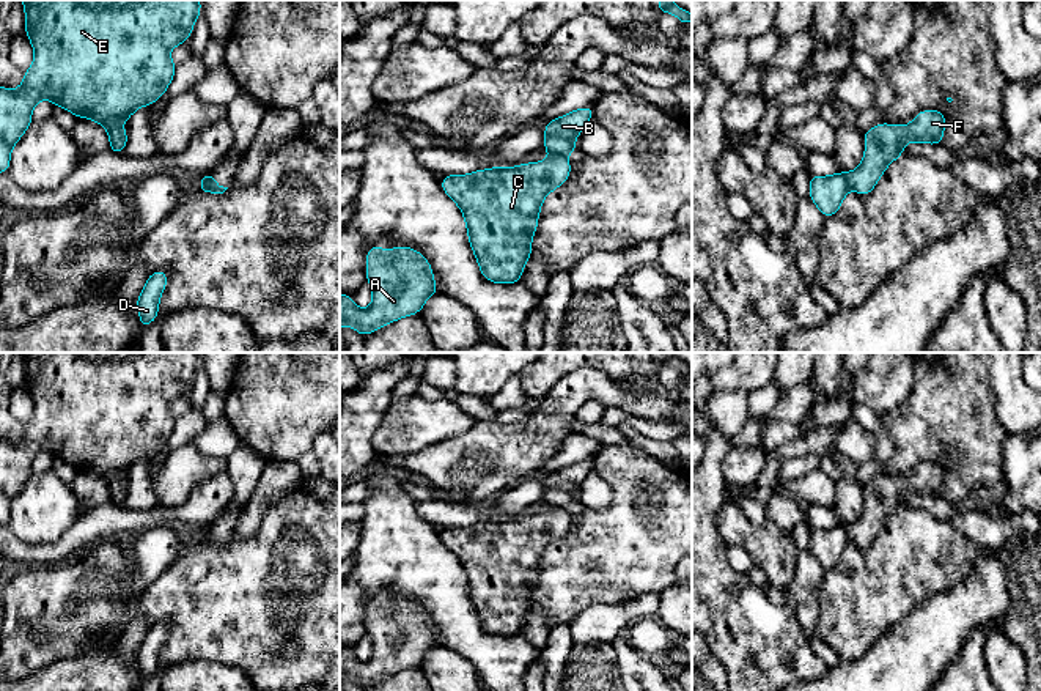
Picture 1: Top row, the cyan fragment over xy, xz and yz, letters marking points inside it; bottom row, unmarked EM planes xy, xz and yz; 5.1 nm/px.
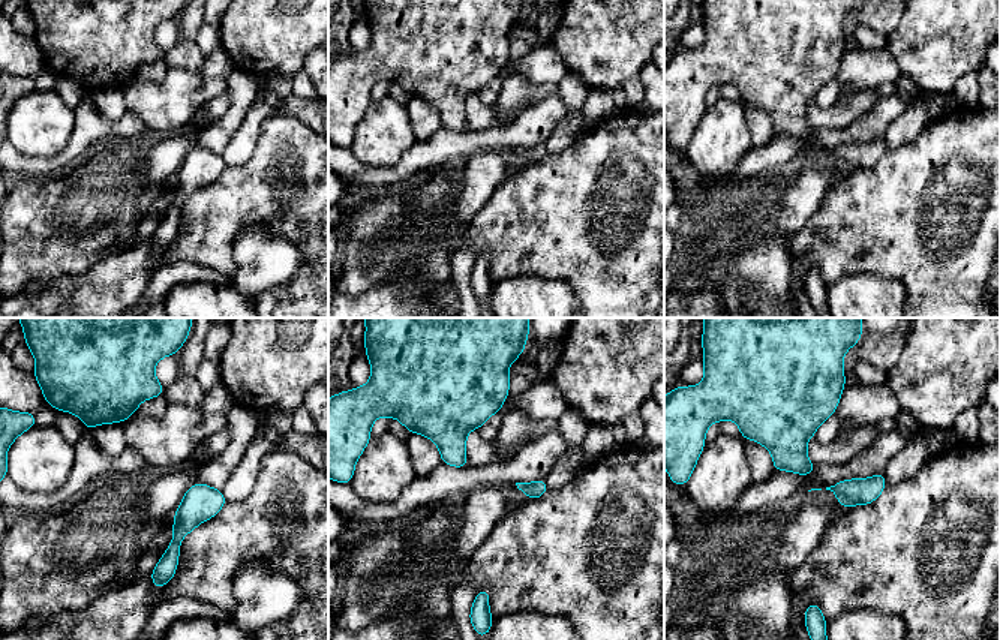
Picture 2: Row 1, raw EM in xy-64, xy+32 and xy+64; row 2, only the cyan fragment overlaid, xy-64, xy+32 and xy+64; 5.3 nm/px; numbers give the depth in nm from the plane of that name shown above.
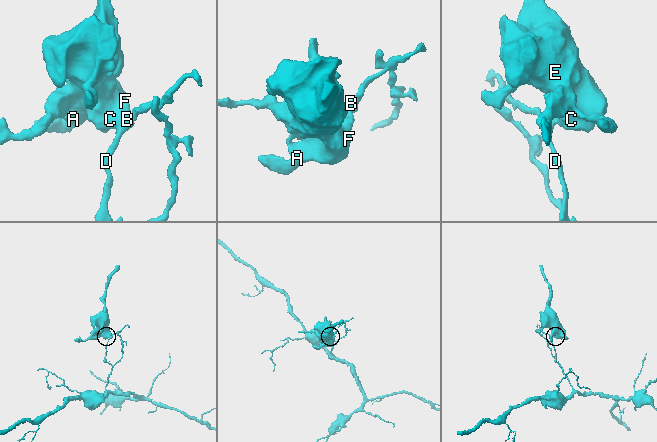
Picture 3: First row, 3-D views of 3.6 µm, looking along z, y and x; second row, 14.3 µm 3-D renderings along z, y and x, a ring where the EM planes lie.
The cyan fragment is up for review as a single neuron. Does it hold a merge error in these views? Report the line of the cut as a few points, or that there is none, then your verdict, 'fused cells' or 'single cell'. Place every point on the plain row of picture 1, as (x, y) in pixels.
yz (845, 526), (849, 540) | fused cells

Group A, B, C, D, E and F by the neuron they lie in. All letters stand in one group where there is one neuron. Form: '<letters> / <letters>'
A C E F / B D

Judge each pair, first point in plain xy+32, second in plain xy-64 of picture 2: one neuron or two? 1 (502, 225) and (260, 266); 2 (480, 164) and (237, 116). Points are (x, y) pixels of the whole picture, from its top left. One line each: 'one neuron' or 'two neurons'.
1: two neurons
2: one neuron

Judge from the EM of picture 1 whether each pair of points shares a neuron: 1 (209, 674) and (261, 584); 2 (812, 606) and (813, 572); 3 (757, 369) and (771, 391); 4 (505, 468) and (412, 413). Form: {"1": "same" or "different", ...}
{"1": "different", "2": "same", "3": "different", "4": "different"}

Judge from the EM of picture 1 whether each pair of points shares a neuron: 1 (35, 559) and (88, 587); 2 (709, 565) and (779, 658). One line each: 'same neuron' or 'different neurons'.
1: different neurons
2: same neuron

